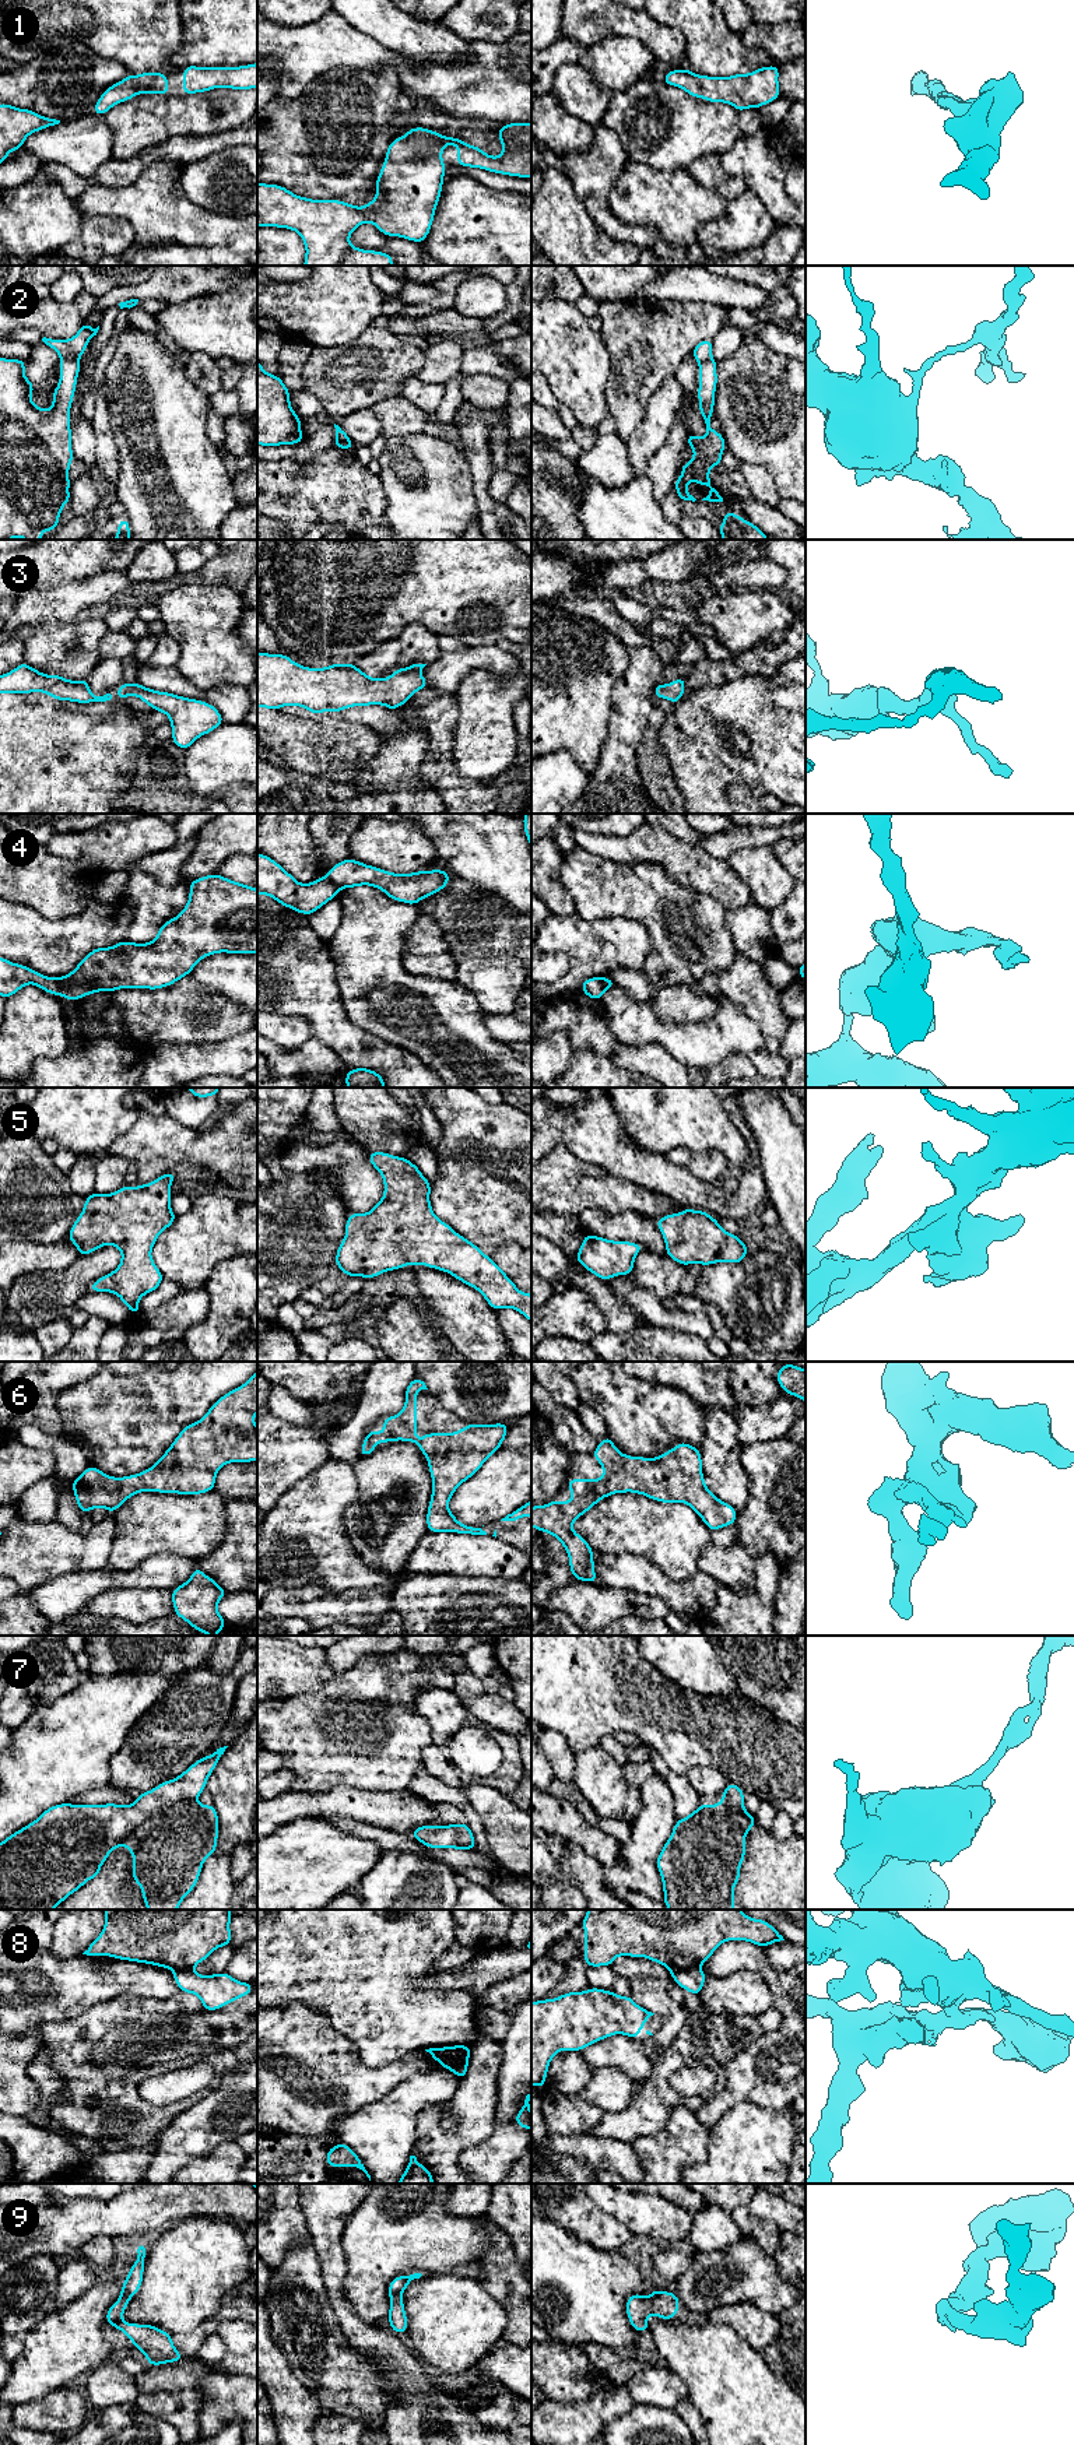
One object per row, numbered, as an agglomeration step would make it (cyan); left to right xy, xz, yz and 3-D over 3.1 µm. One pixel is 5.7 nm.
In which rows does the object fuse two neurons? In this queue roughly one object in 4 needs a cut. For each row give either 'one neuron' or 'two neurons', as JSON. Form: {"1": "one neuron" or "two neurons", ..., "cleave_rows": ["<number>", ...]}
{"1": "one neuron", "2": "two neurons", "3": "one neuron", "4": "two neurons", "5": "one neuron", "6": "one neuron", "7": "one neuron", "8": "two neurons", "9": "one neuron", "cleave_rows": ["2", "4", "8"]}

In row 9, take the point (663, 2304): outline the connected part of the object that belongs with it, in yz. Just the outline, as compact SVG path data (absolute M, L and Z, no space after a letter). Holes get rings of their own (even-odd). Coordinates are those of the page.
M653 2288L649 2297L642 2294L632 2294L626 2300L626 2315L635 2332L649 2329L649 2315L656 2315L661 2319L670 2321L678 2314L680 2300L675 2293L660 2291Z

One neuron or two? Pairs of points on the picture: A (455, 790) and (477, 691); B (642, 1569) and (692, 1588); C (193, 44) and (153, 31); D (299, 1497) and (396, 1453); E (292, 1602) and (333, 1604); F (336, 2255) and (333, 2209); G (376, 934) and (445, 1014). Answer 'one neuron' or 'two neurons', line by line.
A: two neurons
B: one neuron
C: two neurons
D: two neurons
E: one neuron
F: one neuron
G: one neuron

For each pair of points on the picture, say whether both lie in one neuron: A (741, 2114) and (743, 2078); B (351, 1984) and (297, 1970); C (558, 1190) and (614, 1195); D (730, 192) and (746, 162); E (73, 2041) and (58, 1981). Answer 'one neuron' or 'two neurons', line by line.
A: two neurons
B: one neuron
C: one neuron
D: two neurons
E: two neurons

